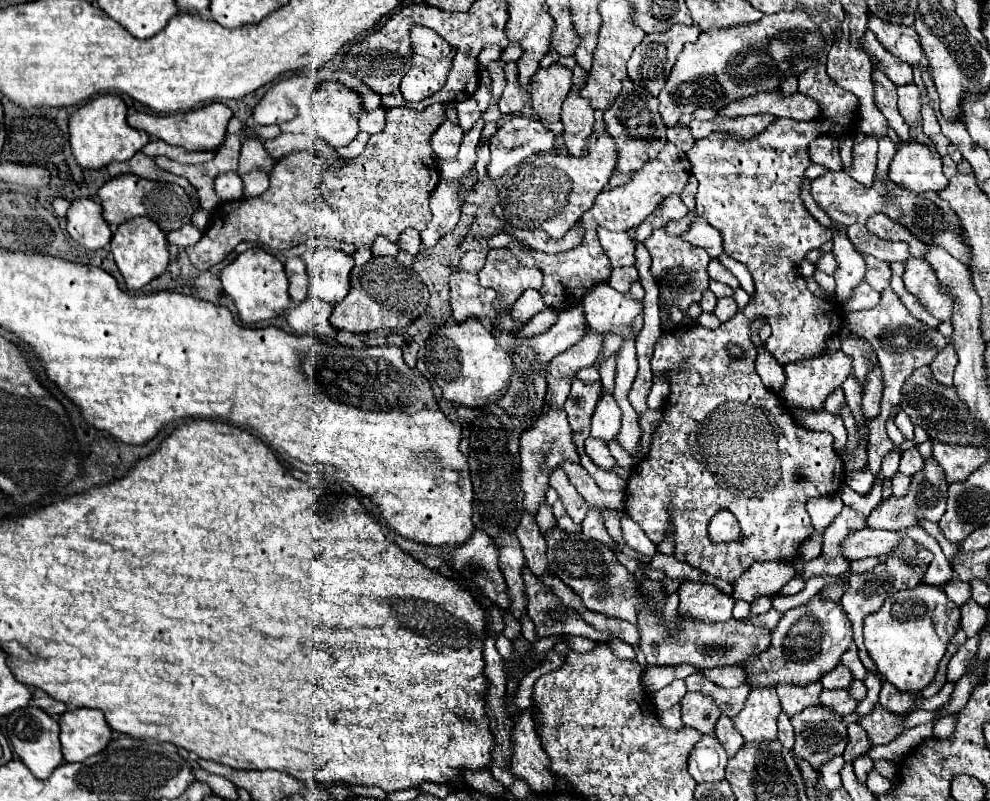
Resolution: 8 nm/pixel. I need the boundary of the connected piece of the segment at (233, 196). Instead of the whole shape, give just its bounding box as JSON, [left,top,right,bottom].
[216,172,244,202]

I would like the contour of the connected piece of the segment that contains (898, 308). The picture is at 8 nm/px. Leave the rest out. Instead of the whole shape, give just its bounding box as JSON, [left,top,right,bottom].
[844,288,948,396]

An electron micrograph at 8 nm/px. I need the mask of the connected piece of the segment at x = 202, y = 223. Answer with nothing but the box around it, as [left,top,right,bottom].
[192,210,210,232]

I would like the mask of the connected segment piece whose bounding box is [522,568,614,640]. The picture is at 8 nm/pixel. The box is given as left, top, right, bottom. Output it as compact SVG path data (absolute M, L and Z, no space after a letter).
M528 568L522 570L524 584L528 592L528 616L536 624L538 636L558 636L558 634L574 634L586 638L614 640L612 632L600 632L590 626L576 610L562 608L562 600L548 588L542 580L532 576Z

